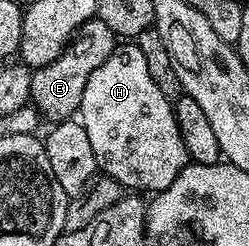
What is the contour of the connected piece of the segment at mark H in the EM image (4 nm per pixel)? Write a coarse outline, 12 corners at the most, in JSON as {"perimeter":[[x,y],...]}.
{"perimeter":[[135,44],[86,80],[99,169],[162,191],[189,161]]}

